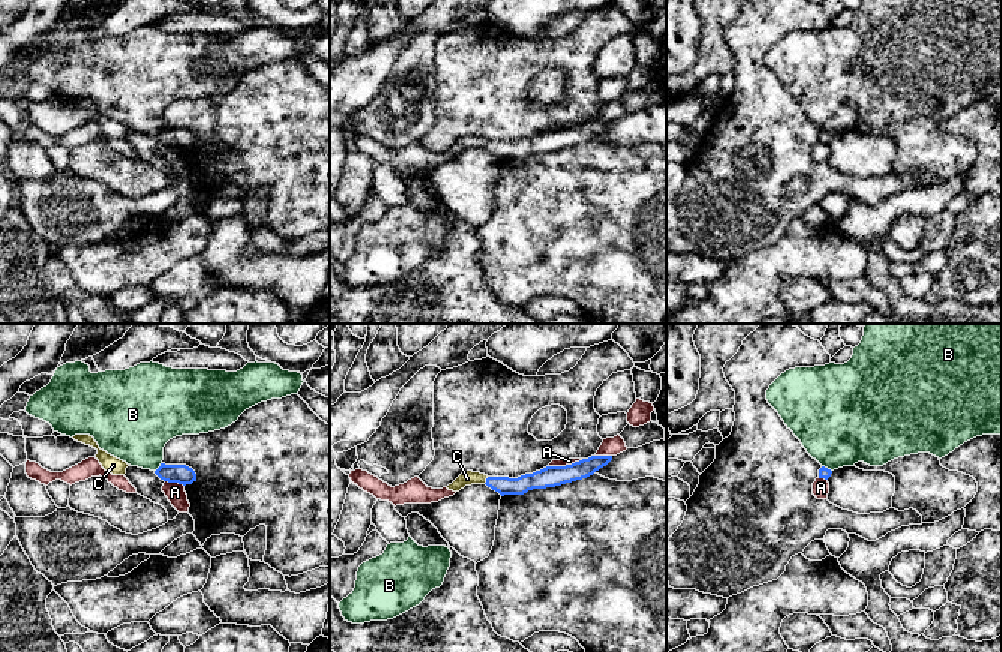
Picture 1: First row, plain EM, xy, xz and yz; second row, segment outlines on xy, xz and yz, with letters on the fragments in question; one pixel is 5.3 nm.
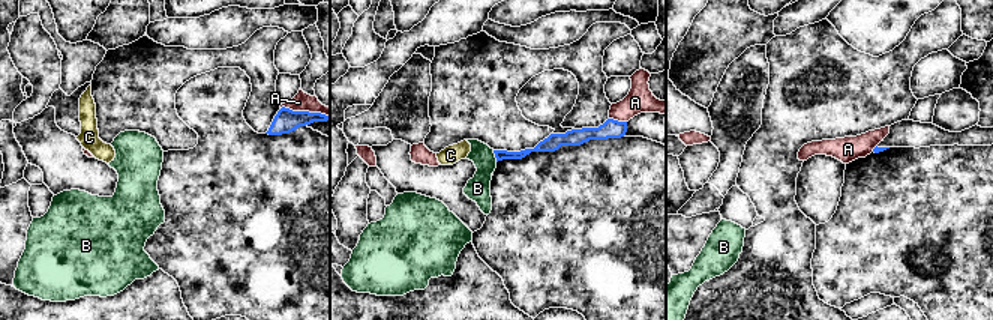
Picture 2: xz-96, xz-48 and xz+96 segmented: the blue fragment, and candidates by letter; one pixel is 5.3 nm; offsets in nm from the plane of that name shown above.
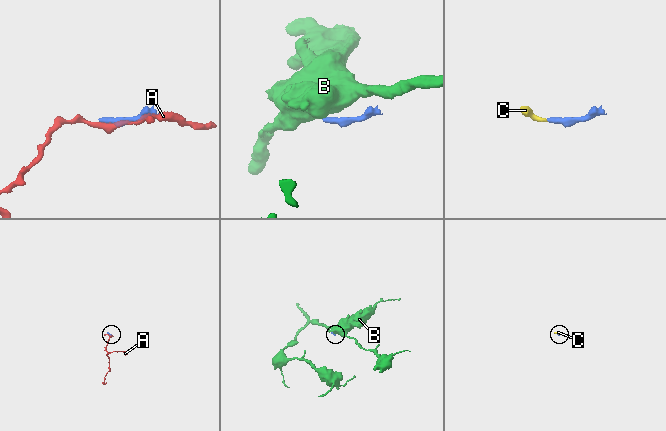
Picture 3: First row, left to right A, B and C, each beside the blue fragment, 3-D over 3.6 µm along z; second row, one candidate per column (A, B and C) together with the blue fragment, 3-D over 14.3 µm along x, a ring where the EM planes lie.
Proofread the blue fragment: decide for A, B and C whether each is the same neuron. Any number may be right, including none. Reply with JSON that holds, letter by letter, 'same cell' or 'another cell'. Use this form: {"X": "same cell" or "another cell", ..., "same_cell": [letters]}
{"A": "another cell", "B": "another cell", "C": "same cell", "same_cell": ["C"]}

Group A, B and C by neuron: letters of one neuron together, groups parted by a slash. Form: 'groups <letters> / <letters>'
groups A / B / C

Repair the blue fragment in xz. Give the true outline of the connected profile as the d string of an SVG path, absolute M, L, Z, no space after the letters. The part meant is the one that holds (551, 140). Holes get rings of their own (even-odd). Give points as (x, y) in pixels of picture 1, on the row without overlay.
M591 120L566 130L546 130L532 138L525 138L518 142L508 141L488 141L480 136L466 135L460 138L448 154L459 156L465 150L486 148L492 154L504 159L524 159L532 153L555 151L576 144L592 139L600 132L606 130L612 124L612 120Z

